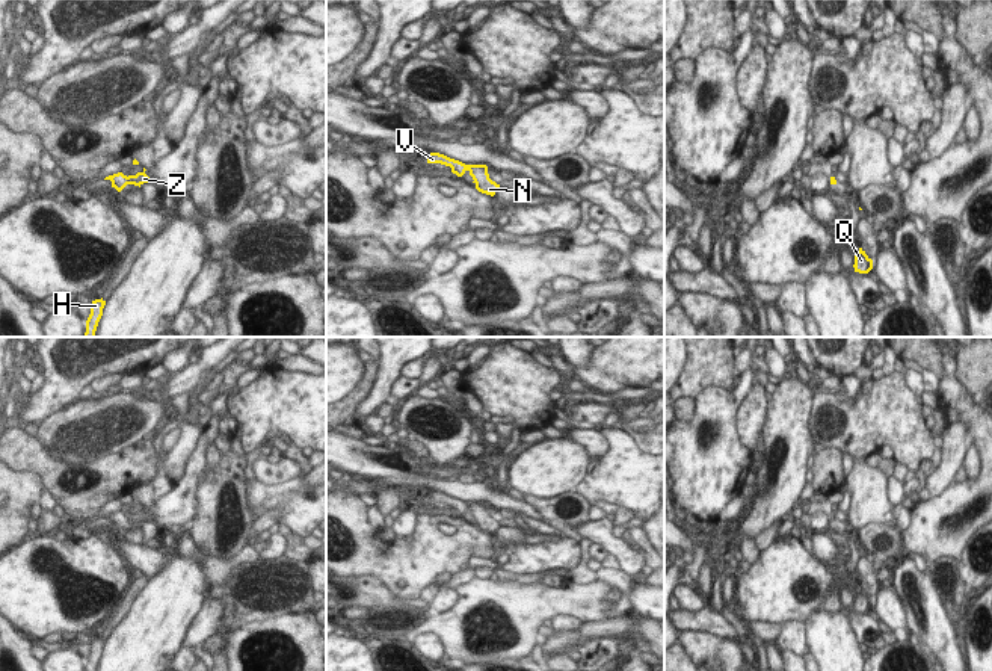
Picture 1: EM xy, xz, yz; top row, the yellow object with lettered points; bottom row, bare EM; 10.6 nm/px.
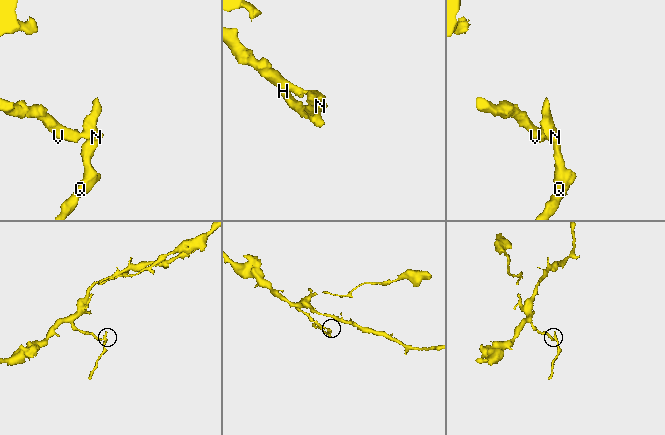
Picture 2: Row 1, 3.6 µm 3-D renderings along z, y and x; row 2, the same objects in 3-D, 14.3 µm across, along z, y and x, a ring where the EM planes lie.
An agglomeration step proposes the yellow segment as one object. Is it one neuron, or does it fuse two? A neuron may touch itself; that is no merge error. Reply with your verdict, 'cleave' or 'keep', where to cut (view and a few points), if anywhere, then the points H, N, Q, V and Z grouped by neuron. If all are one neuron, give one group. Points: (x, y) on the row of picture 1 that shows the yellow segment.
cleave; cut in xy along (126, 177), (129, 183); H N Q Z / V

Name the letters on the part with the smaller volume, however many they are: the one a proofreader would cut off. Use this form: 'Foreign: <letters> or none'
Foreign: H, N, Q, Z

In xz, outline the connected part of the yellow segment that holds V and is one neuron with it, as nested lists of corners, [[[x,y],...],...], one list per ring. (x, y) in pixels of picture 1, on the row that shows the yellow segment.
[[[430,153],[427,157],[427,163],[441,163],[441,165],[450,166],[451,172],[456,174],[457,177],[462,177],[467,171],[465,163],[450,159],[444,154],[439,154],[439,153]]]

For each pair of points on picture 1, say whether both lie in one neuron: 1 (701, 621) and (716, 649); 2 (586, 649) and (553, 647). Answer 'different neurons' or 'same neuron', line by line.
1: different neurons
2: different neurons

